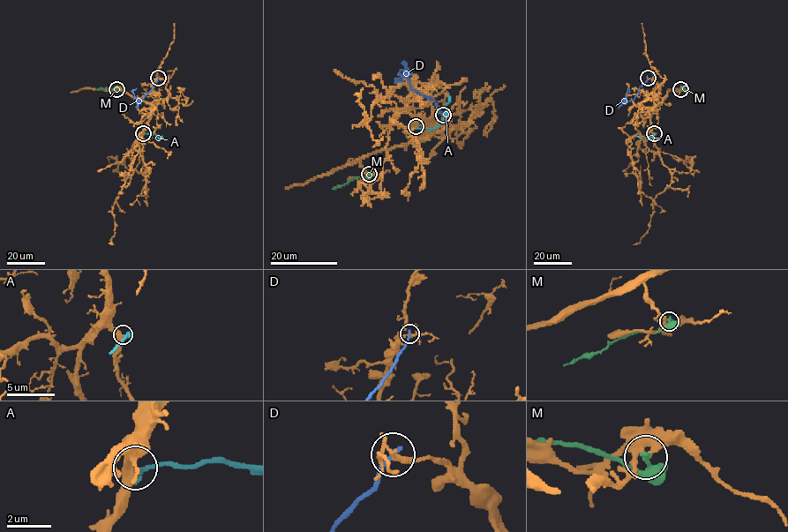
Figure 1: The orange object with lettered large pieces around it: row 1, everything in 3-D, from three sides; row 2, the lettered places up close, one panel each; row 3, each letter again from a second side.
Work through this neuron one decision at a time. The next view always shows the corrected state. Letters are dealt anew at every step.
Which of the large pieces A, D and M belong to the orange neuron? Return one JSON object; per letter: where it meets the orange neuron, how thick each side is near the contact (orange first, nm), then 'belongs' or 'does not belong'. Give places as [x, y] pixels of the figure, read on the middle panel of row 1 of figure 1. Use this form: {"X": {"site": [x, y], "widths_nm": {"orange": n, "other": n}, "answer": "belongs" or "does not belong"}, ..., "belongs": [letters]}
{"A": {"site": [416, 126], "widths_nm": {"orange": 380, "other": 180}, "answer": "belongs"}, "D": {"site": [443, 115], "widths_nm": {"orange": 190, "other": 220}, "answer": "does not belong"}, "M": {"site": [369, 174], "widths_nm": {"orange": 320, "other": 240}, "answer": "does not belong"}, "belongs": ["A"]}

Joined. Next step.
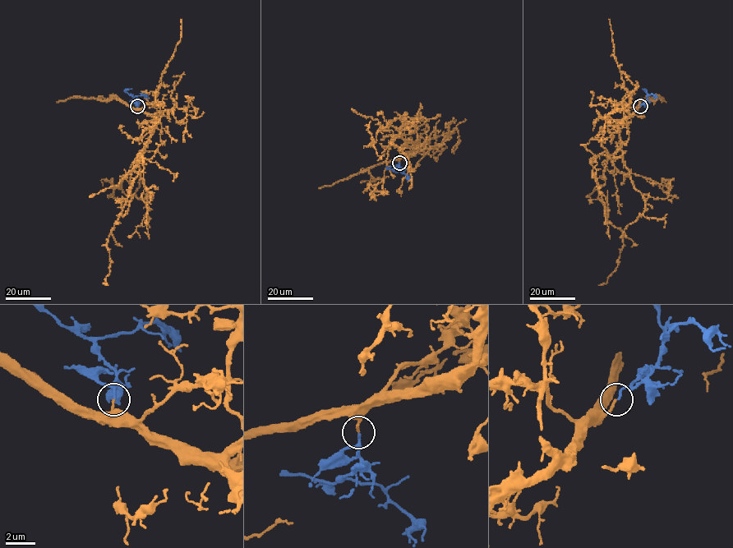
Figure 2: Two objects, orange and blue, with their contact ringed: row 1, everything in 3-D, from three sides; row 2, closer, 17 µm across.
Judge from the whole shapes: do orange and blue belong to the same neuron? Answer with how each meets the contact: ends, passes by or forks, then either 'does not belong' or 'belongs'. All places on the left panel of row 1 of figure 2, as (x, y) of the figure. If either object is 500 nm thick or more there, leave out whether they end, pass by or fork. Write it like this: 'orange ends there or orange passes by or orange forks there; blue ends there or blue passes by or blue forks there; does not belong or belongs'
orange ends there; blue ends there; belongs

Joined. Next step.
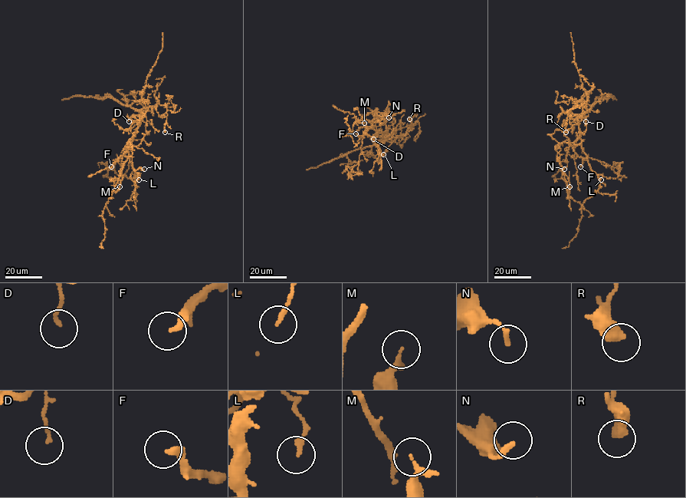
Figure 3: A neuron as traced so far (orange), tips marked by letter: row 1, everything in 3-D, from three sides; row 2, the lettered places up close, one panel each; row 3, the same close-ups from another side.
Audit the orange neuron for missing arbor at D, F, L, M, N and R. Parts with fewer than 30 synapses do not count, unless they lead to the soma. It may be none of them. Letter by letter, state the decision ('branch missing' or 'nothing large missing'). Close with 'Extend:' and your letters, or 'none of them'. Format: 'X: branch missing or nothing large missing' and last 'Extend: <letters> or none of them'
D: nothing large missing
F: branch missing
L: nothing large missing
M: nothing large missing
N: nothing large missing
R: nothing large missing
Extend: F

